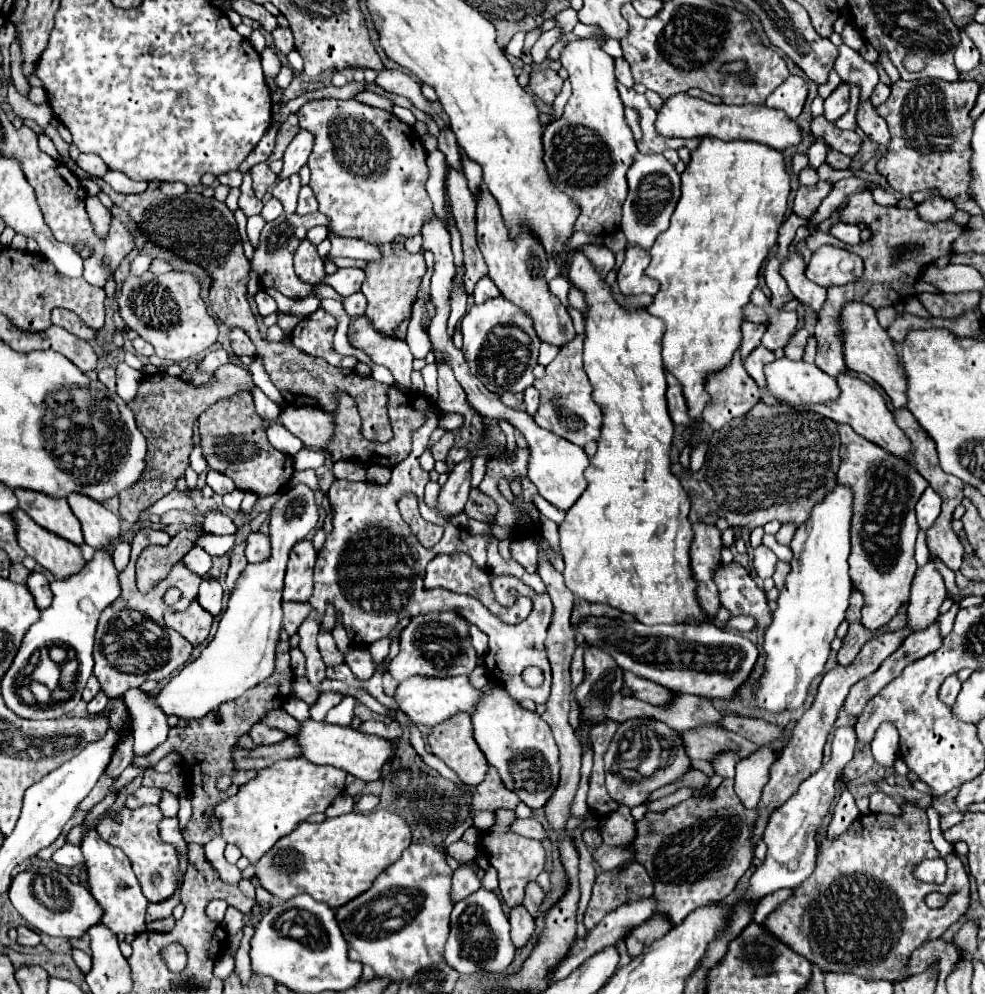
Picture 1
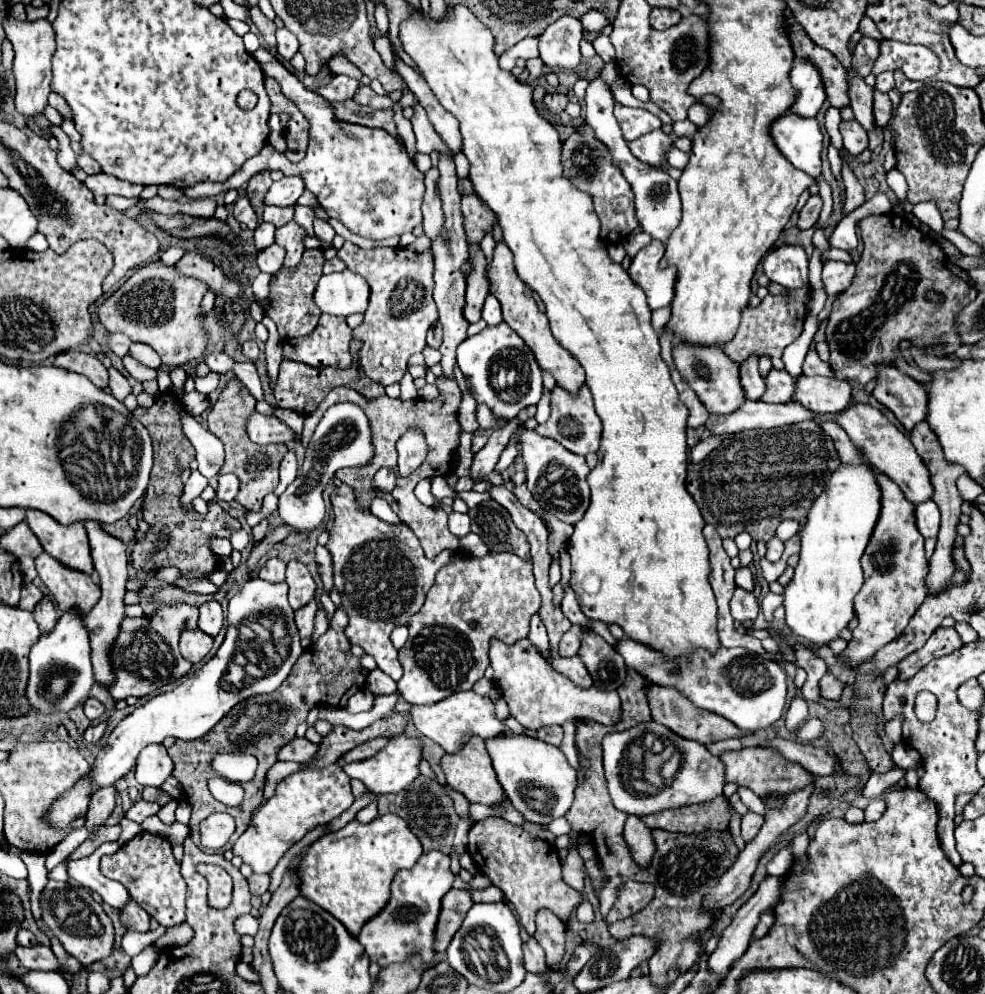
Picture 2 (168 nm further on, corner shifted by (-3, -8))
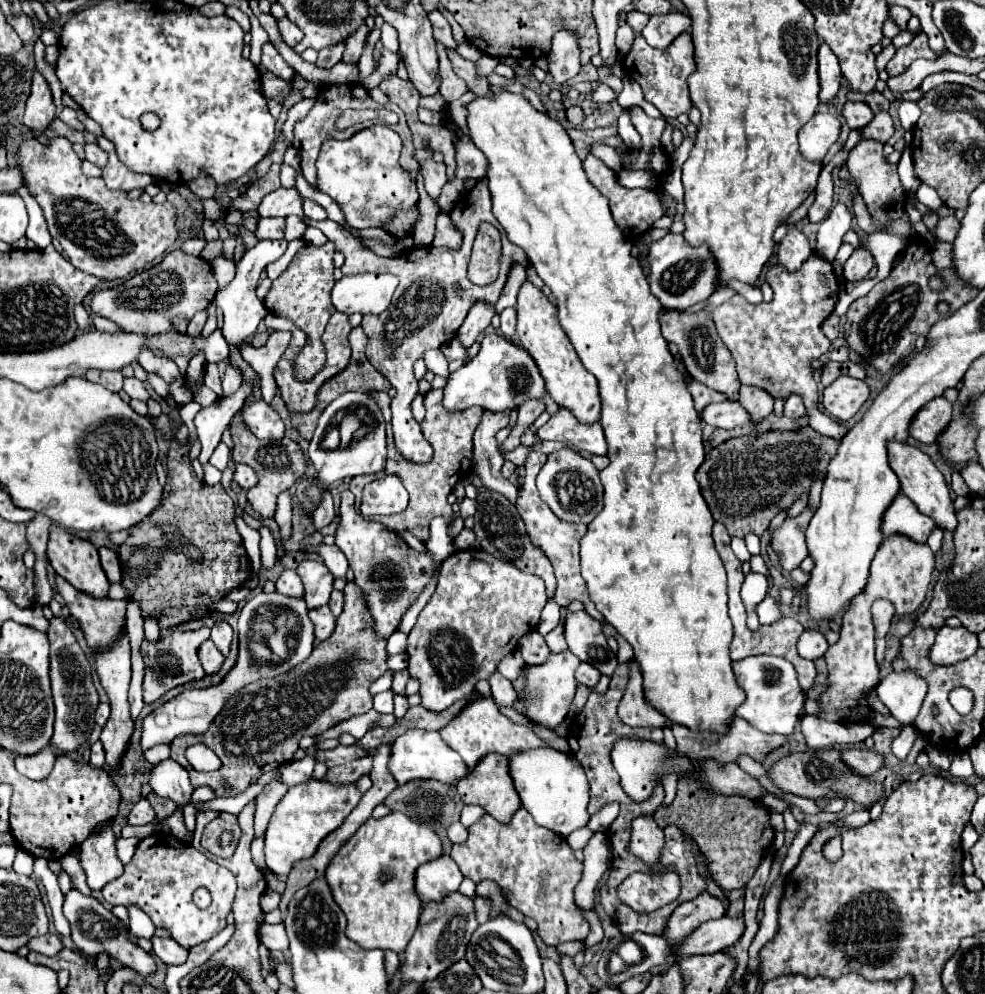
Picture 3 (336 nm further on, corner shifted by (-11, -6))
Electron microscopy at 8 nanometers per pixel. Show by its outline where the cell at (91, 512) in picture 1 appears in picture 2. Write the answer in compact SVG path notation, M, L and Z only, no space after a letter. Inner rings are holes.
M85 522L87 534L89 534L89 542L91 542L91 556L95 562L95 570L101 576L101 600L97 602L97 606L85 616L85 626L89 630L89 638L91 638L91 666L95 670L95 682L99 686L103 686L105 690L109 690L109 686L115 682L115 674L111 670L111 646L115 644L115 638L119 634L119 626L123 622L125 616L125 604L123 604L123 596L125 596L125 582L127 582L127 548L121 540L109 536L107 532L103 532L99 528L97 522Z

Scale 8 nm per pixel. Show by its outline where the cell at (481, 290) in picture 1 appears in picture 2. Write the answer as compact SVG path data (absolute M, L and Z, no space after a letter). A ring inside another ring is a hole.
M487 296L485 308L483 308L483 320L489 326L497 326L497 322L503 322L503 318L501 318L501 306L499 306L499 300L495 296Z

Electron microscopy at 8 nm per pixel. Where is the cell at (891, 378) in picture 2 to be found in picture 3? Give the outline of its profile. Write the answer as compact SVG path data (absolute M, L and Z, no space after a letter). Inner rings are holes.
M943 396L933 398L911 420L911 424L909 424L911 436L925 444L935 442L937 434L949 424L951 412L953 412L953 408L951 408L949 400L945 400Z

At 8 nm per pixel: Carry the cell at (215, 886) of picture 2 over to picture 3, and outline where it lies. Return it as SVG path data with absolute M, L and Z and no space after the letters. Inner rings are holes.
M161 832L153 836L153 842L151 836L147 836L137 844L135 856L129 864L125 864L123 874L117 880L105 884L101 894L111 906L141 906L155 926L167 928L173 940L177 940L185 948L193 948L195 944L213 938L227 926L225 916L231 912L237 892L235 876L227 868L215 864L205 854L199 854L191 844L183 844L175 836L167 836ZM197 886L205 886L211 890L212 902L205 910L195 910L193 890Z

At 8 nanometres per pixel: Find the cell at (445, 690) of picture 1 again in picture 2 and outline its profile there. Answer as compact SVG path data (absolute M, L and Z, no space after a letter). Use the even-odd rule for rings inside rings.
M473 690L453 694L451 698L445 698L443 702L437 702L433 706L411 706L411 716L417 730L437 742L447 754L459 752L471 736L481 736L483 740L489 740L507 732L505 724L495 716L495 704L487 696L479 696Z

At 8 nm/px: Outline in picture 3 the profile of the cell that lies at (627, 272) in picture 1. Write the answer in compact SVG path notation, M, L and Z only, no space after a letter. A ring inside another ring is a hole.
M667 234L661 240L657 240L649 254L649 286L653 296L661 302L663 308L669 310L687 310L689 306L703 302L713 290L715 290L715 266L711 264L711 254L707 252L707 246L691 248L683 244L681 234Z

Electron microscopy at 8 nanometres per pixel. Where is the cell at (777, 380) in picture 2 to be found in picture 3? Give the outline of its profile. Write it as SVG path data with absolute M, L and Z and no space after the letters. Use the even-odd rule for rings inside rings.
M789 394L785 400L785 416L789 418L801 418L805 416L805 406L803 406L803 398L799 394Z

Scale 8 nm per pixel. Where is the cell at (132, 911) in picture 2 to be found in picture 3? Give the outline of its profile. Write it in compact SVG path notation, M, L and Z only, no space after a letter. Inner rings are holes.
M153 936L153 952L165 962L165 964L183 964L187 960L187 948L179 946L173 938L159 938Z

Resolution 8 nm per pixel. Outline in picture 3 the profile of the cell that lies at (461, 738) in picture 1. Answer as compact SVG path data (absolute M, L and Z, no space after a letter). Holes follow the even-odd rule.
M495 752L485 754L483 760L477 762L475 768L469 768L469 772L457 782L457 792L461 794L461 800L465 804L479 804L487 810L487 814L491 814L493 818L497 818L499 822L507 822L511 820L511 816L519 810L521 800L513 788L513 780L509 776L509 764L505 756L499 756Z

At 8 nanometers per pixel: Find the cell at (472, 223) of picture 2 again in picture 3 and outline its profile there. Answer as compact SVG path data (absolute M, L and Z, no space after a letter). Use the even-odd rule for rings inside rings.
M479 180L451 210L453 216L453 228L457 232L461 232L463 242L459 250L453 248L435 248L435 246L427 246L427 248L411 248L411 250L403 250L401 254L393 256L393 258L383 258L377 256L371 248L363 246L351 232L347 232L345 228L341 228L337 222L333 220L309 220L305 218L307 226L319 228L333 244L339 252L345 254L345 264L341 266L341 272L347 274L357 274L357 272L389 272L395 274L399 278L399 286L395 290L393 302L389 304L389 308L381 314L369 314L363 316L363 330L369 338L367 344L367 358L369 362L395 386L397 394L391 402L391 412L393 412L393 434L395 434L395 444L399 448L399 452L417 464L429 462L433 456L433 448L431 444L423 438L421 426L415 422L413 414L411 414L411 400L417 394L417 378L413 376L413 364L415 360L419 360L423 356L423 352L427 348L439 348L441 344L449 342L451 338L455 338L463 318L467 316L469 306L475 300L483 300L489 304L495 304L501 288L505 284L507 272L511 262L521 262L523 266L527 264L527 256L523 250L519 250L515 244L509 242L507 234L501 234L503 240L503 248L501 248L501 260L499 260L499 278L487 286L477 286L473 282L469 282L467 278L467 264L469 264L469 256L471 256L471 246L477 234L477 228L481 222L491 222L497 230L501 230L501 224L495 220L493 212L491 212L491 194L487 190L487 180ZM453 284L459 284L461 288L465 288L465 298L457 296L453 292Z

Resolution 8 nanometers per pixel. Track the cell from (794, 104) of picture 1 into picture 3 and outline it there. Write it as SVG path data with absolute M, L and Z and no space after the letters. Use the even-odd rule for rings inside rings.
M827 44L819 46L817 64L819 64L819 84L821 84L819 100L825 104L825 102L831 102L835 98L835 94L839 92L843 76L841 76L839 60L837 60L837 56L831 52L831 48Z

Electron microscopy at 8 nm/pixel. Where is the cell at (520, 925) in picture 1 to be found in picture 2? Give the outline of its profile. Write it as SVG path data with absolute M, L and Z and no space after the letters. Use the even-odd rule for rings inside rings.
M531 938L529 942L523 944L523 952L525 952L525 968L527 968L527 972L541 974L543 970L547 970L543 948L535 942L535 938Z

